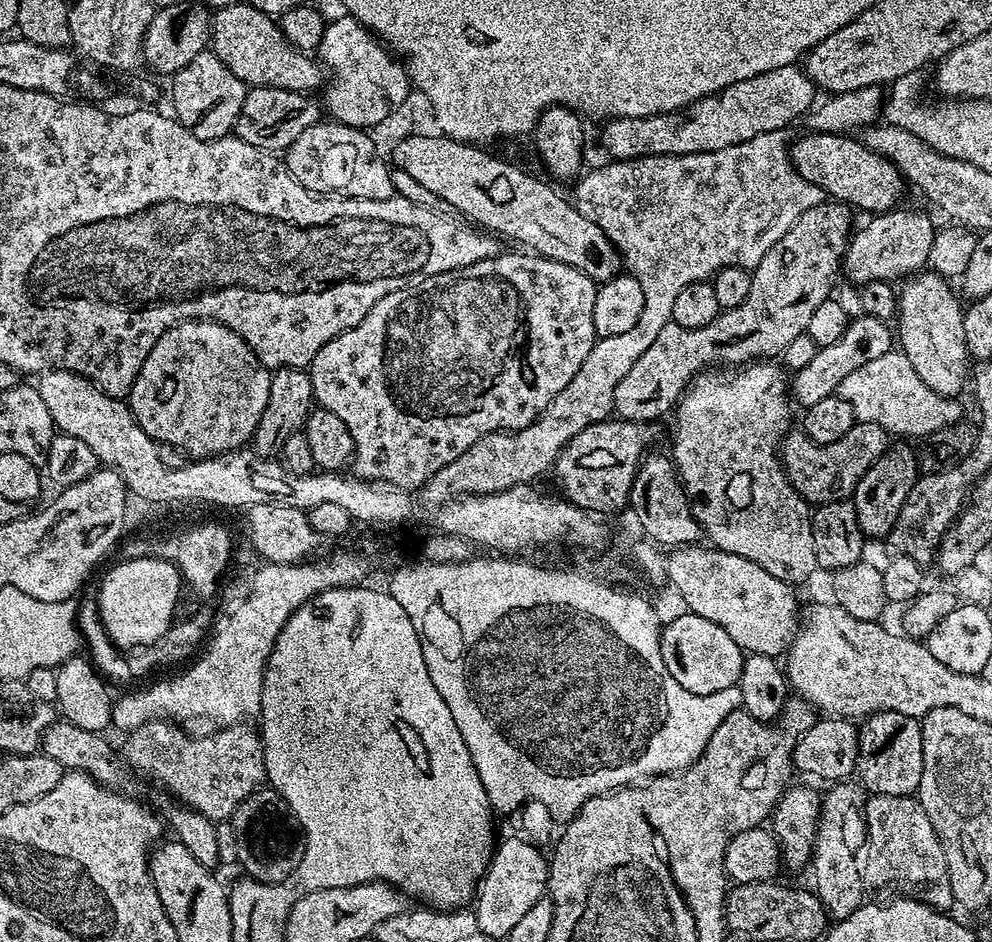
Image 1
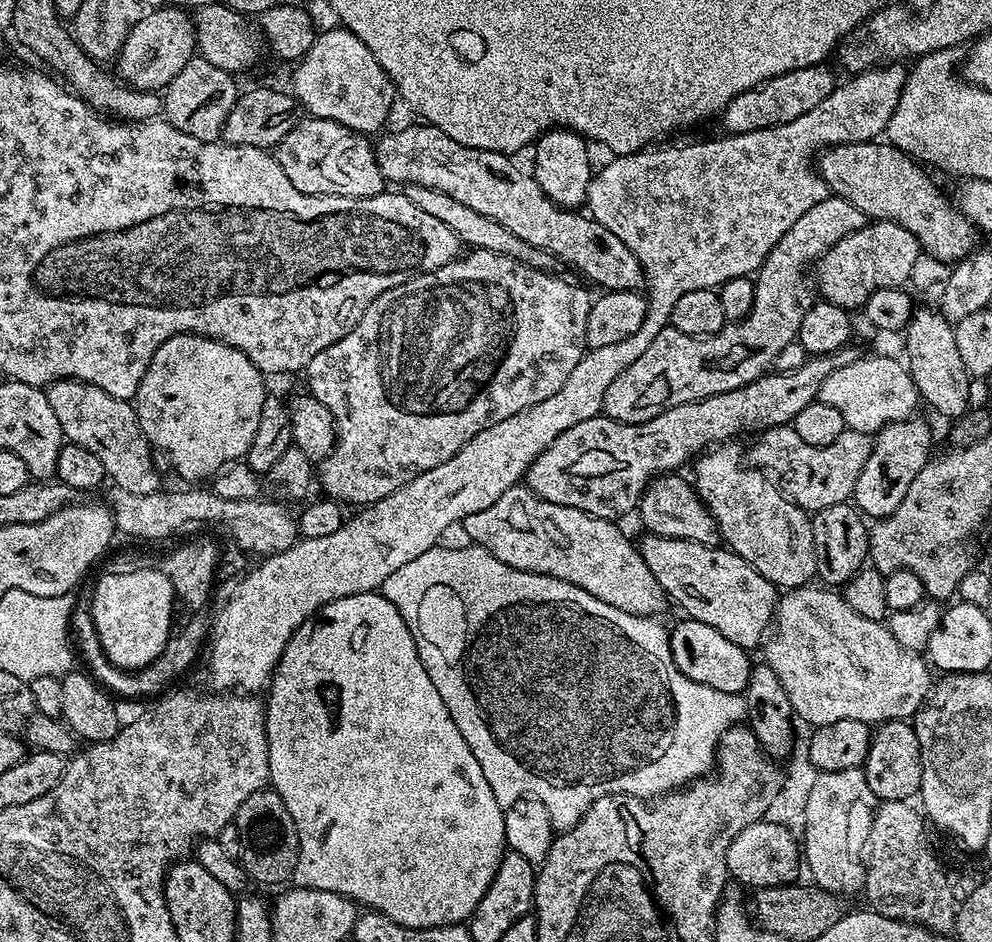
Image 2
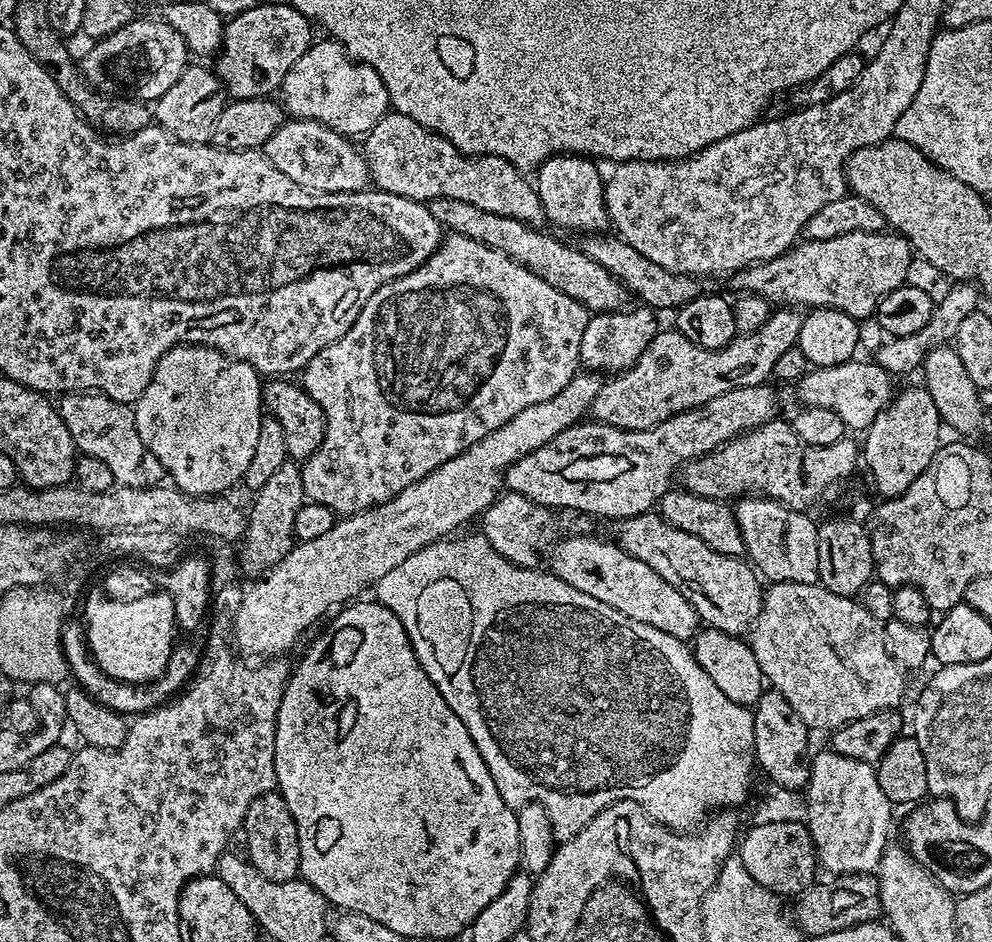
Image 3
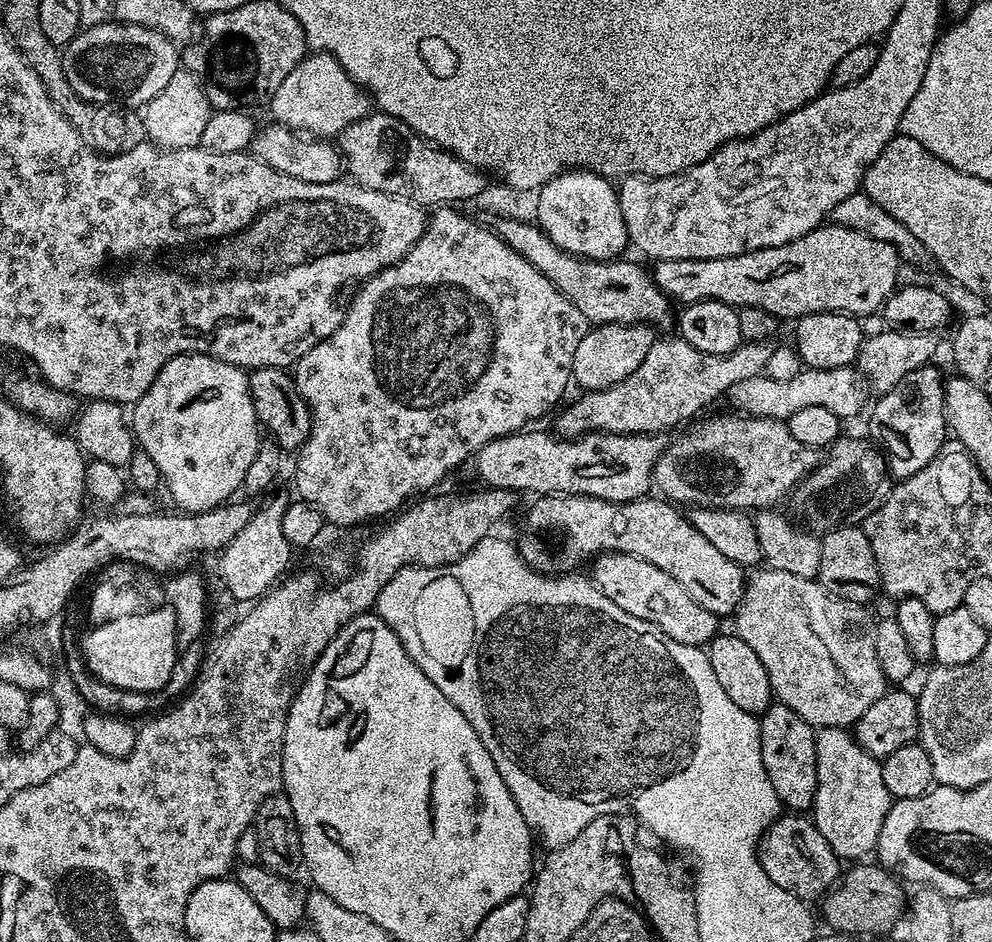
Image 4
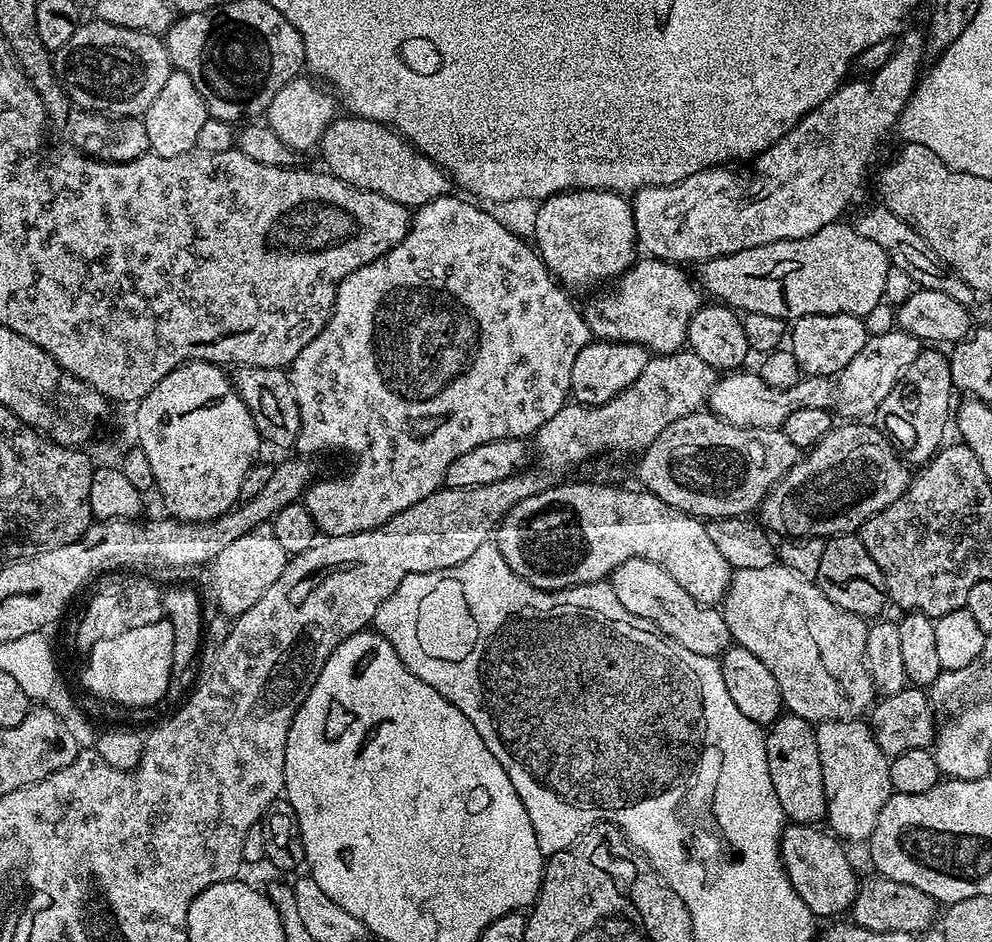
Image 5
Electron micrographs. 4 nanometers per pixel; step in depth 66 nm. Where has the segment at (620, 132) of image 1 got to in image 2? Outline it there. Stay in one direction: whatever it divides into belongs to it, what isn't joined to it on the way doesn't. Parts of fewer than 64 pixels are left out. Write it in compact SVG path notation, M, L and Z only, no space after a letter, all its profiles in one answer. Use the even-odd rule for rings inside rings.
M828 66L803 68L802 70L787 72L733 98L722 113L723 131L728 134L735 134L794 122L794 118L802 118L802 114L814 110L814 106L826 102L826 98L837 86L838 79L836 80L835 74L828 69Z

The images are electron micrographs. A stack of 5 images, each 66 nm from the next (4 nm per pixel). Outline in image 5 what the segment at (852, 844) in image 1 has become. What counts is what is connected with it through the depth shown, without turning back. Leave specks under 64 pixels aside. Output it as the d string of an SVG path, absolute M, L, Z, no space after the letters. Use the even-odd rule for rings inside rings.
M863 719L822 720L815 729L818 762L822 762L827 827L841 841L867 841L872 835L879 810L893 793L889 757L874 742L871 727Z

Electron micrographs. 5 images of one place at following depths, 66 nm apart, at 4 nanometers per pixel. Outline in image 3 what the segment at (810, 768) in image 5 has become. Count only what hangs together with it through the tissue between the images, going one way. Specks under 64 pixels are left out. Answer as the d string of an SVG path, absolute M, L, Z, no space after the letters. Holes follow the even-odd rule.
M766 690L760 695L760 701L754 705L754 753L755 763L773 780L777 789L789 788L802 790L808 784L810 767L810 751L808 752L808 735L810 729L802 718L798 718L798 710L782 698L775 690Z

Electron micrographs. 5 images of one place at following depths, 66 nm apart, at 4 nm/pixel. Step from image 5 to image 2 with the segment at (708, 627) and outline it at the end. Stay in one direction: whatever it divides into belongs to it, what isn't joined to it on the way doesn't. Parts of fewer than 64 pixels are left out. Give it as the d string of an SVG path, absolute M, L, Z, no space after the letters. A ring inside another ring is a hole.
M527 486L506 490L492 506L470 514L462 523L475 547L485 548L514 570L553 576L628 614L655 617L666 605L664 591L658 578L650 574L639 547L624 537L620 526L570 506L546 502Z

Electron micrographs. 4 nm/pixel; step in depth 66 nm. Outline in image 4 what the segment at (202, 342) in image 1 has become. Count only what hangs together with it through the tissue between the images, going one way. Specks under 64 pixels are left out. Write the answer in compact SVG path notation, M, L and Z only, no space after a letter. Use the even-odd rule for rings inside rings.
M197 352L170 358L170 362L158 370L158 378L154 378L150 390L146 390L131 409L130 427L138 448L154 460L163 487L168 487L173 502L180 507L177 509L184 512L208 512L229 503L235 497L232 495L241 491L246 470L262 445L262 428L250 398L248 372Z

